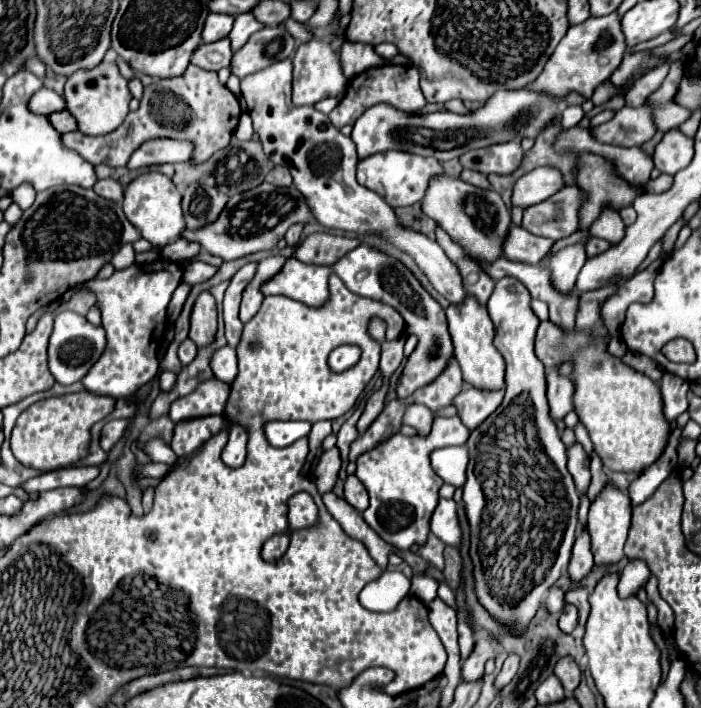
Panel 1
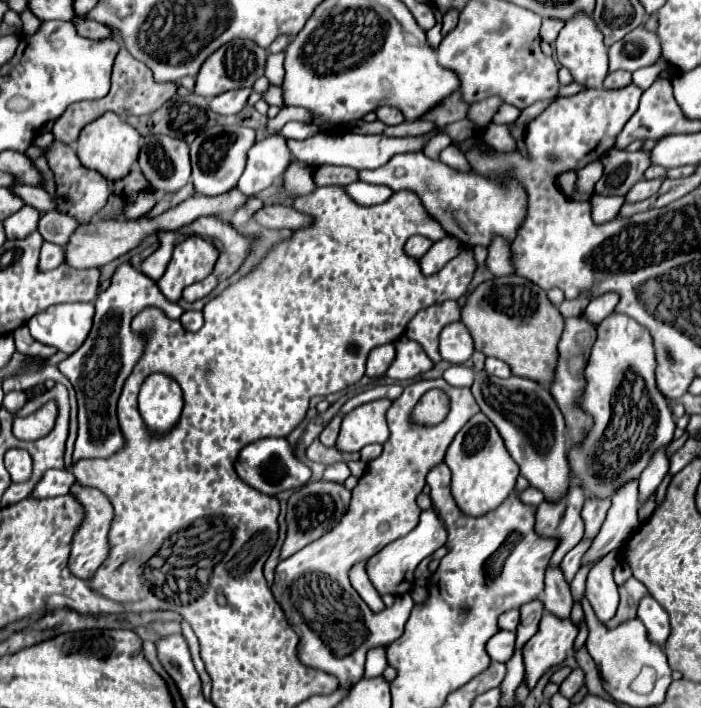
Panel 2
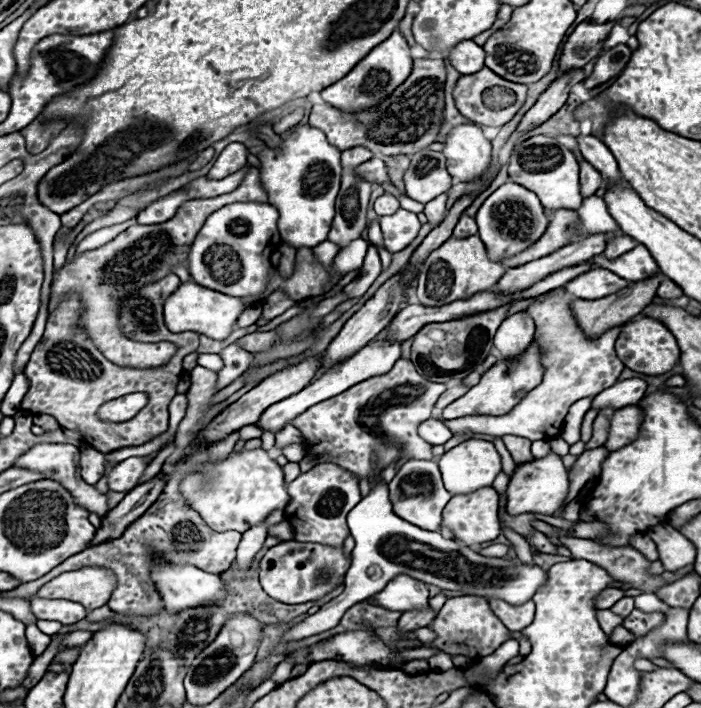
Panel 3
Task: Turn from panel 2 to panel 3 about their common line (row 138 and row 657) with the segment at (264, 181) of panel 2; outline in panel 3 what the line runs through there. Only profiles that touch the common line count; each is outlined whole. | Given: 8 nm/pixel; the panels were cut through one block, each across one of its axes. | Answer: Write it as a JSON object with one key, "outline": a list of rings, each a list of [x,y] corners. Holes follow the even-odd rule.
{"outline":[[[380,474],[372,476],[370,494],[348,512],[348,526],[350,534],[356,540],[356,546],[352,550],[352,566],[344,576],[344,592],[338,598],[326,602],[316,614],[308,616],[282,634],[276,648],[266,658],[262,658],[264,662],[272,664],[268,674],[274,674],[274,668],[288,656],[292,642],[334,628],[350,606],[380,592],[380,588],[384,588],[398,574],[414,576],[416,580],[434,584],[442,590],[460,590],[464,594],[476,594],[484,598],[502,598],[508,604],[524,604],[546,580],[546,572],[536,564],[524,566],[522,562],[506,558],[486,558],[456,540],[444,538],[440,532],[424,532],[422,528],[414,528],[406,520],[400,520],[392,512],[388,486],[384,482],[374,482],[378,480],[378,476]]]}

